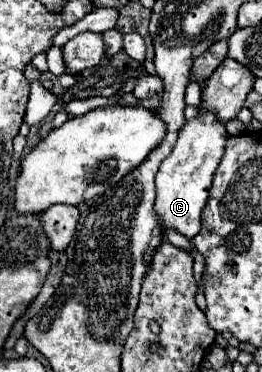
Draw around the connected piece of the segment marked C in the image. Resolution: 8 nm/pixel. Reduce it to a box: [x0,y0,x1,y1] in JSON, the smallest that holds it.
[155,113,227,239]

